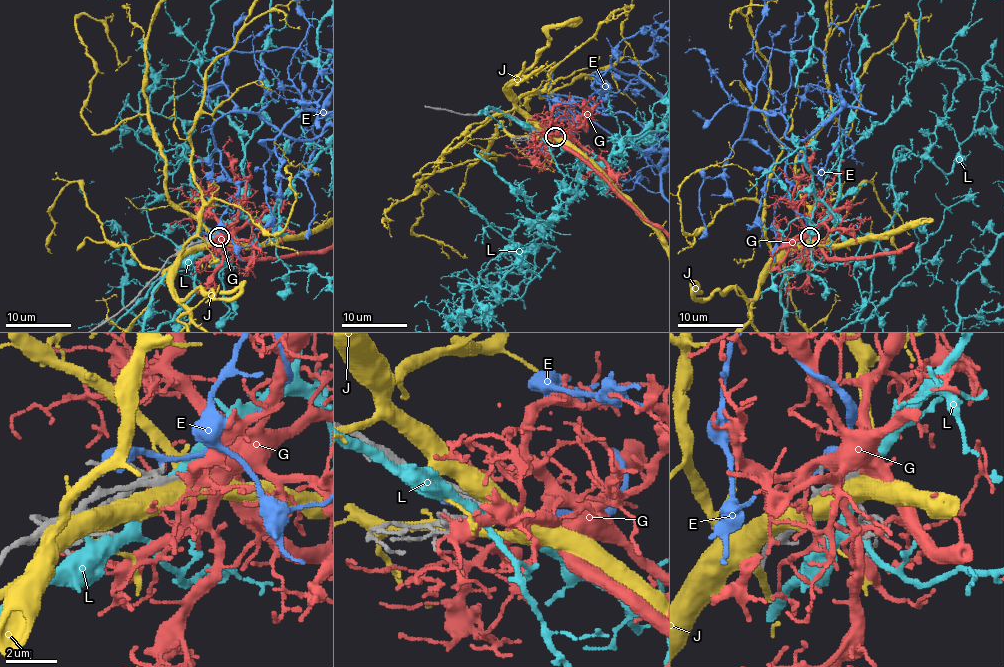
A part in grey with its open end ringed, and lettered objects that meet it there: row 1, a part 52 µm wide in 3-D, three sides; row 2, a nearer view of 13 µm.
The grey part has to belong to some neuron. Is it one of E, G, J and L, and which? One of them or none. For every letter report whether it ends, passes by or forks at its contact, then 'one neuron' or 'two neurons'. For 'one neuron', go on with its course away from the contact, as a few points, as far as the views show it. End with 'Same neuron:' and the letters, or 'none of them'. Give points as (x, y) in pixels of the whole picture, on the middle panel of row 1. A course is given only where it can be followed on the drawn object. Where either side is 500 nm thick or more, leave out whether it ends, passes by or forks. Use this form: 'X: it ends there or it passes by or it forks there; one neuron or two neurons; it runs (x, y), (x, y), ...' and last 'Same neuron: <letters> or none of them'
E: it passes by; two neurons
G: one neuron
J: two neurons
L: it passes by; two neurons
Same neuron: G

